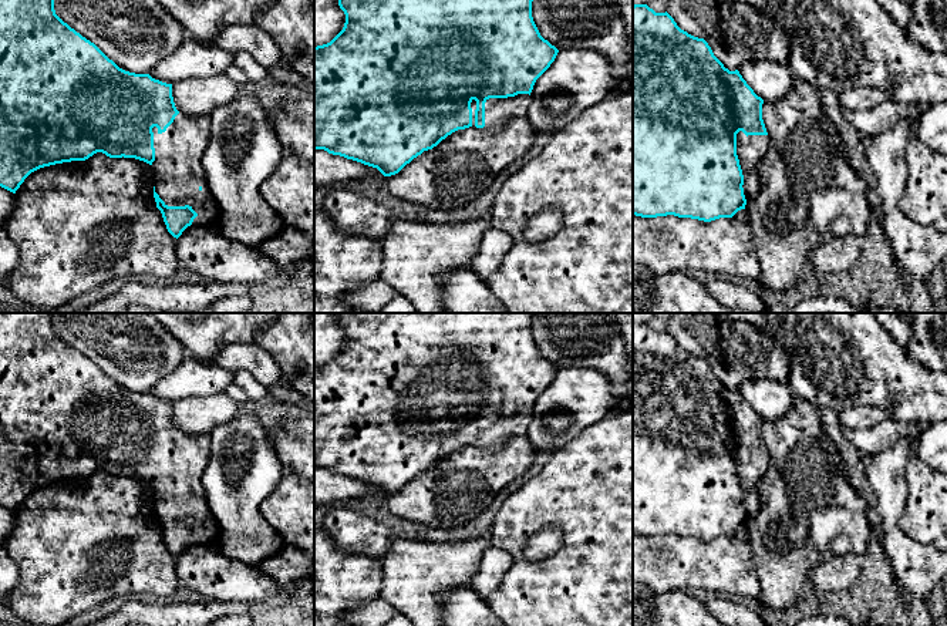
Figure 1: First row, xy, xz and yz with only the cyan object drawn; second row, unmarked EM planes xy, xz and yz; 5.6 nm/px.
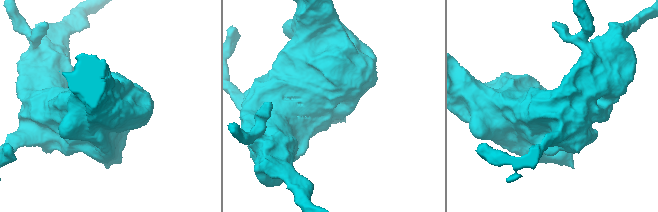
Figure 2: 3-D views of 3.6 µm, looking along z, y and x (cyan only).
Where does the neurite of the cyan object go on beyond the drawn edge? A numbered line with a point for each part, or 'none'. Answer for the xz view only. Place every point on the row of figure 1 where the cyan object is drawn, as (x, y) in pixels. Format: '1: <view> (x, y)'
1: xz (498, 111)

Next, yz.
1: yz (750, 150)

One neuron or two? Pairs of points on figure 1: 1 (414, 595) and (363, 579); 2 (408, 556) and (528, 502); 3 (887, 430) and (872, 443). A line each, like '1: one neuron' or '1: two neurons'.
1: two neurons
2: two neurons
3: one neuron

